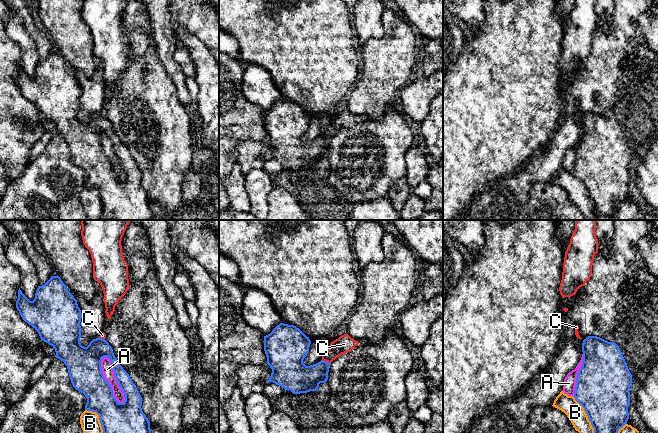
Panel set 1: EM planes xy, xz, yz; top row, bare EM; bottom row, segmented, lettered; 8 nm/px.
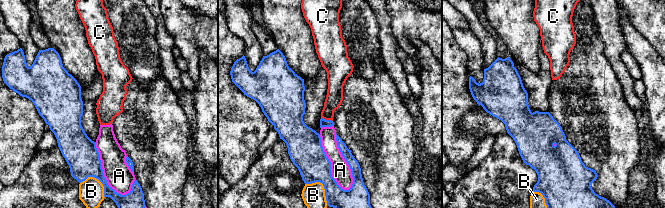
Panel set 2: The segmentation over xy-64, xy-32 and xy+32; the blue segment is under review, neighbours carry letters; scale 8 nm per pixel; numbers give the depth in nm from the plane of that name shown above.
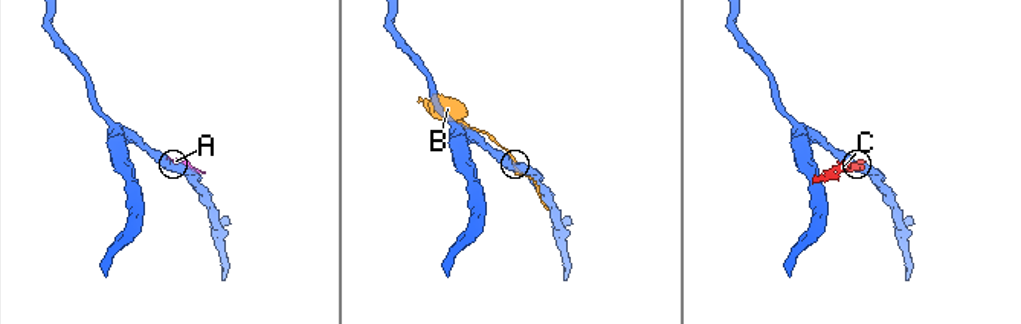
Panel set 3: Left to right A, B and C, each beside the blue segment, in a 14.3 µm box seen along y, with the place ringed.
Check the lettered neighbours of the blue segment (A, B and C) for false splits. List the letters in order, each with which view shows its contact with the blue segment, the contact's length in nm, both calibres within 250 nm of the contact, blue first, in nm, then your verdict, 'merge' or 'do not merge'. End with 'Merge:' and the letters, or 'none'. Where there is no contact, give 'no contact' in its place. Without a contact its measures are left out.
A: meets blue in xy; contact 420 nm long; 260 nm thick on the blue side, 90 nm on the other; do not merge
B: meets blue in yz; contact 480 nm long; 400 nm thick on the blue side, 150 nm on the other; do not merge
C: meets blue in xz; contact 70 nm long; 240 nm thick on the blue side, 140 nm on the other; do not merge
Merge: none

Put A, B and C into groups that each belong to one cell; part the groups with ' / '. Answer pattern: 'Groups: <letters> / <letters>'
Groups: A C / B

